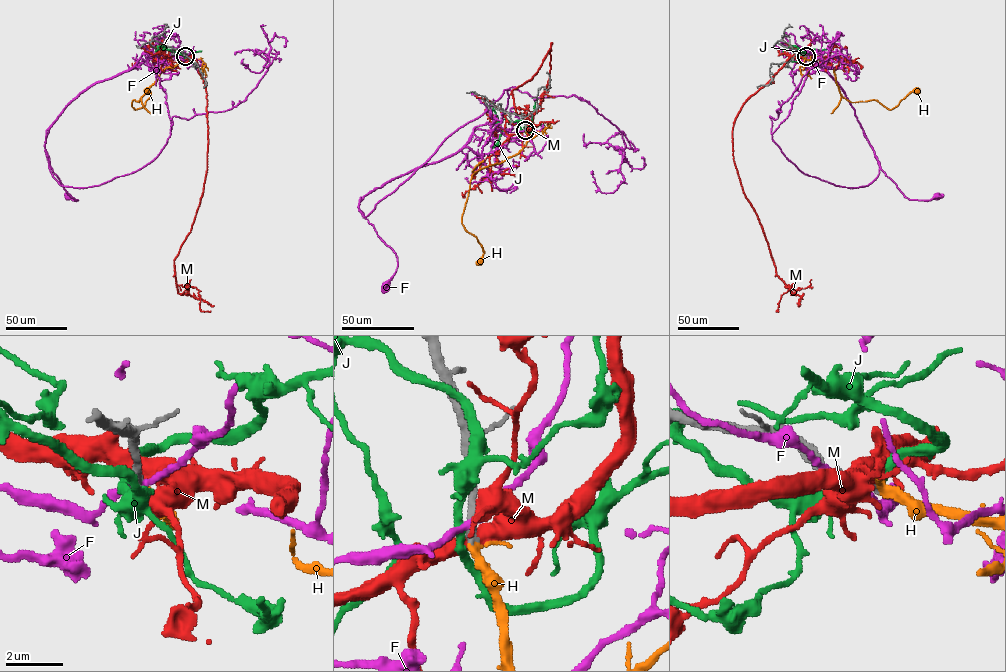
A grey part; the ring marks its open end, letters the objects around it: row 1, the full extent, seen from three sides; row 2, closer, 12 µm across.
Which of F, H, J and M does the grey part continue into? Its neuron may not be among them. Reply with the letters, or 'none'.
H

